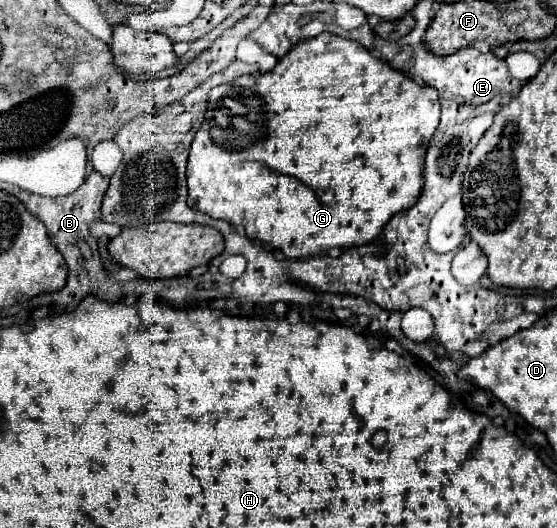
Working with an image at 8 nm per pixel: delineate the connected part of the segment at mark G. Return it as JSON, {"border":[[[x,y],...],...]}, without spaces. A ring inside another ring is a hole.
{"border":[[[322,34],[314,40],[306,40],[306,44],[296,44],[294,52],[288,52],[282,60],[278,60],[276,68],[266,74],[242,76],[230,84],[222,84],[212,88],[208,100],[208,112],[202,128],[198,130],[190,156],[188,156],[188,204],[216,220],[226,220],[232,226],[244,226],[244,232],[250,240],[260,240],[270,244],[274,250],[280,250],[286,258],[304,258],[324,254],[330,248],[354,248],[362,244],[372,244],[380,240],[380,234],[386,222],[416,204],[424,186],[424,156],[430,144],[434,130],[440,120],[440,104],[438,92],[430,86],[420,86],[402,72],[394,70],[390,64],[374,58],[366,48],[358,42],[340,38],[334,34]]]}

